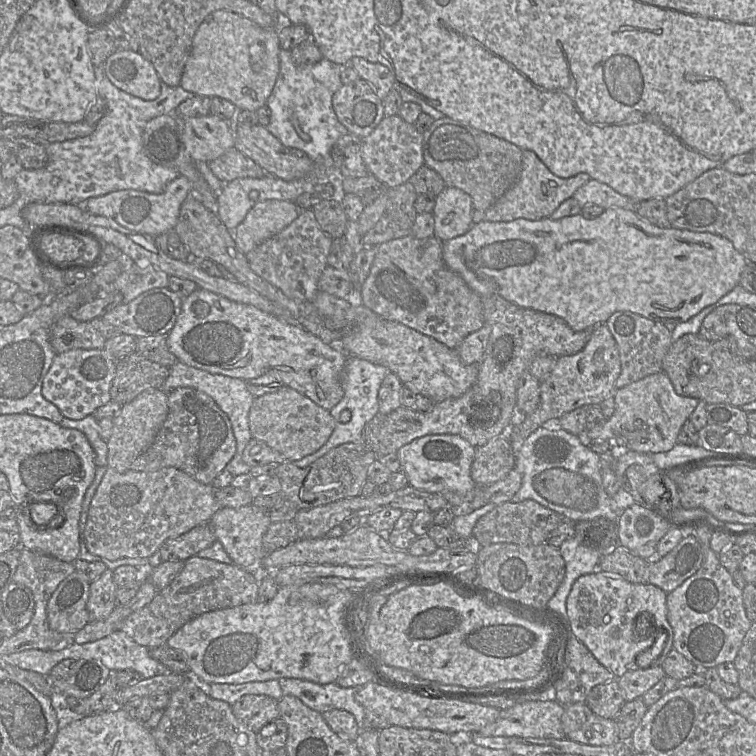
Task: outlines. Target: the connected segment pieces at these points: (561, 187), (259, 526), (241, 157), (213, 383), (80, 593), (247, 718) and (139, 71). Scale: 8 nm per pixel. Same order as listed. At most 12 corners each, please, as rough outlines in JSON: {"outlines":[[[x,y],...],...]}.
{"outlines":[[[523,150],[519,178],[484,220],[550,217],[590,179],[554,175]],[[250,504],[209,520],[233,563],[259,573],[270,518]],[[236,148],[208,163],[223,183],[268,173]],[[178,360],[161,390],[198,389],[231,422],[236,454],[253,438],[246,381]],[[76,570],[47,604],[49,627],[63,633],[89,622],[90,582]],[[247,694],[232,711],[257,733],[280,717],[278,701]],[[117,50],[104,71],[117,88],[145,101],[161,92],[154,66]]]}

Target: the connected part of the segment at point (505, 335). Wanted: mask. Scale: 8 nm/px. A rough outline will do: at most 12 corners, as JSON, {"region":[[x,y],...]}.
{"region":[[481,297],[491,334],[474,385],[427,412],[377,413],[376,459],[426,435],[475,448],[504,436],[539,355],[574,355],[590,330]]}

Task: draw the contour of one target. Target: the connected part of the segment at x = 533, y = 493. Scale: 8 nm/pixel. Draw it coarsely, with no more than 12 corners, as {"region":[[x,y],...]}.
{"region":[[539,427],[515,453],[534,500],[572,522],[617,521],[601,455]]}

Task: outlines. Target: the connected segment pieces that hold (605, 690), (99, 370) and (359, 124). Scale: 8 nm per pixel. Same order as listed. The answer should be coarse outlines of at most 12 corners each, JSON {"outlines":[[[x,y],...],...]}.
{"outlines":[[[617,679],[585,699],[596,715],[615,719],[624,703]],[[103,349],[56,354],[41,393],[80,420],[111,401]],[[362,78],[332,96],[341,124],[359,138],[385,116],[382,100]]]}

